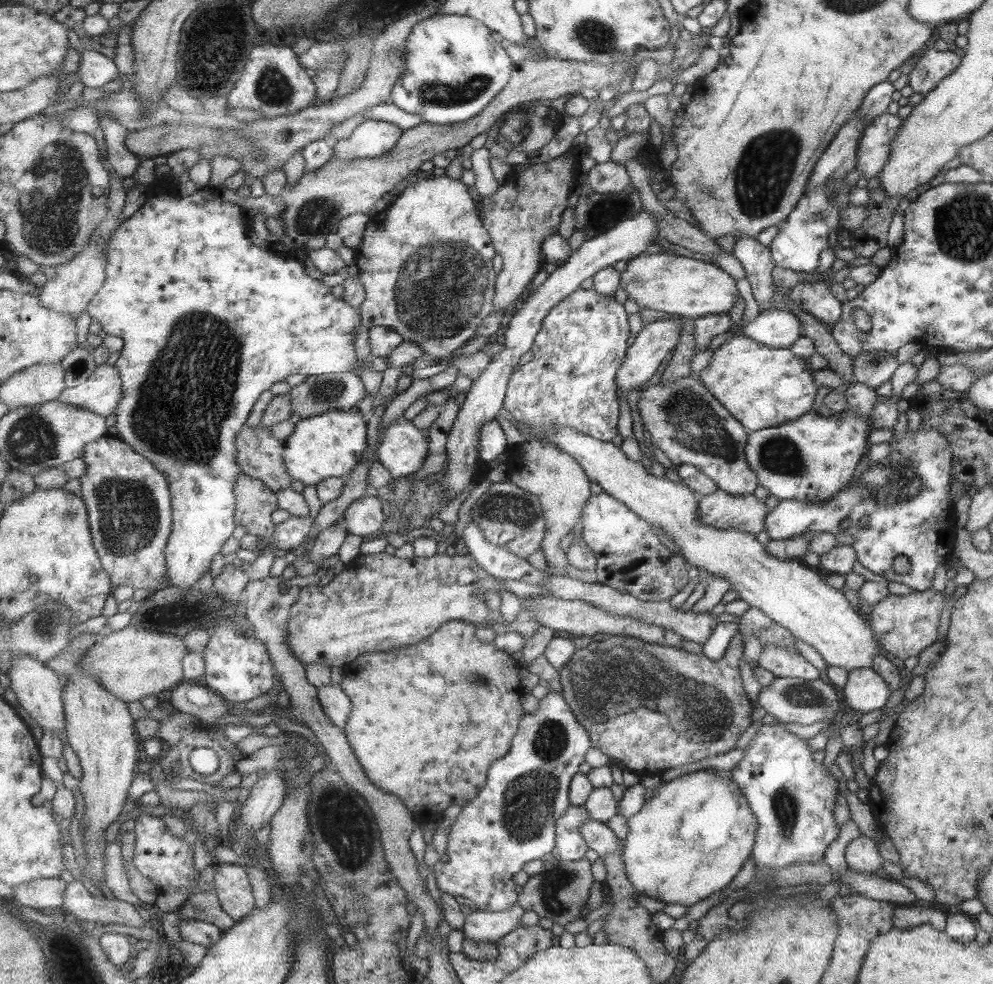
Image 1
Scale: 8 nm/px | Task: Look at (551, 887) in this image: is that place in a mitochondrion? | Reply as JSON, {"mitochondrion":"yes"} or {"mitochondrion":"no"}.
{"mitochondrion":"yes"}

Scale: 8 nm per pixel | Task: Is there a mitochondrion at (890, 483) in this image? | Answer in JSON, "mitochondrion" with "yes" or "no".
{"mitochondrion":"yes"}

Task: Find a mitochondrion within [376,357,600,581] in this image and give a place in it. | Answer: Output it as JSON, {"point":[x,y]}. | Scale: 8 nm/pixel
{"point":[502,506]}

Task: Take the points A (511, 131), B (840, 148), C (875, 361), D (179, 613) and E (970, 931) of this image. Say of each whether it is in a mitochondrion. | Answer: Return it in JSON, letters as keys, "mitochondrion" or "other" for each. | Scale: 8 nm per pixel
{"A":"mitochondrion","B":"other","C":"mitochondrion","D":"mitochondrion","E":"other"}

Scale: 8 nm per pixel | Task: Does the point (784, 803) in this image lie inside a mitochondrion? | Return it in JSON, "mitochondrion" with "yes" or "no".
{"mitochondrion":"yes"}

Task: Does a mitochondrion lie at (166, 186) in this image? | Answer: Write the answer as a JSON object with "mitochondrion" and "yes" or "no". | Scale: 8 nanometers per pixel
{"mitochondrion":"no"}

